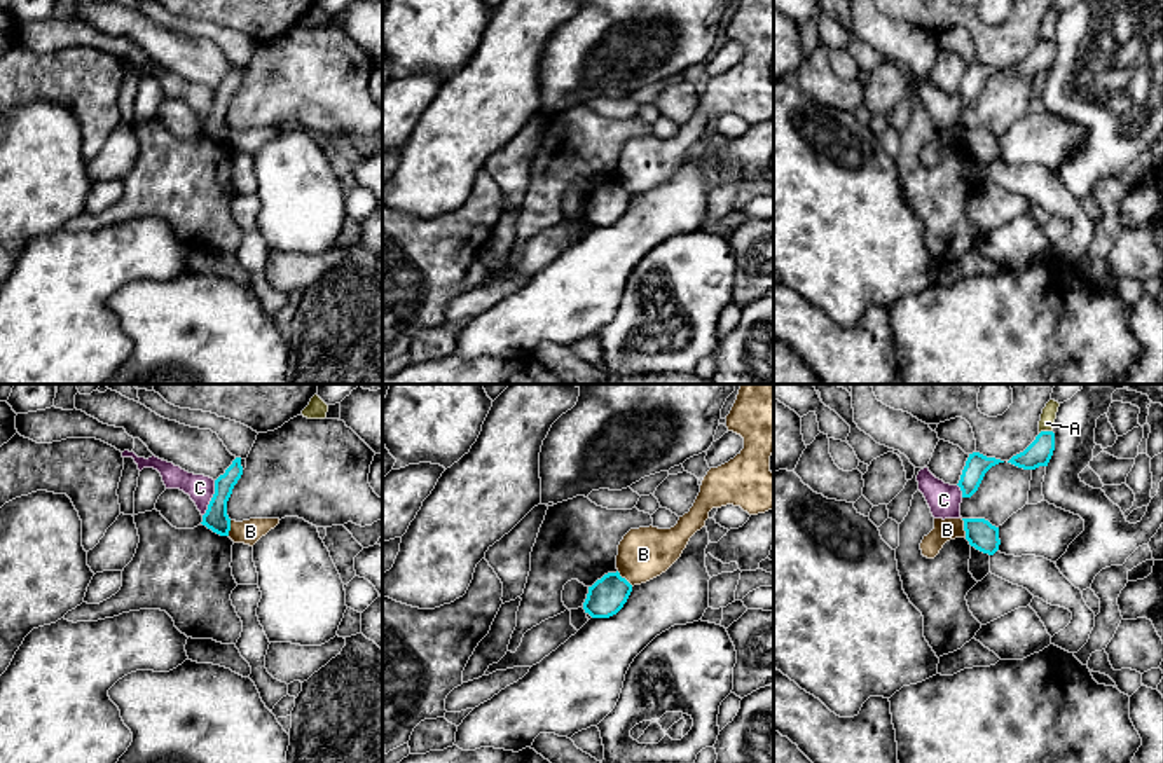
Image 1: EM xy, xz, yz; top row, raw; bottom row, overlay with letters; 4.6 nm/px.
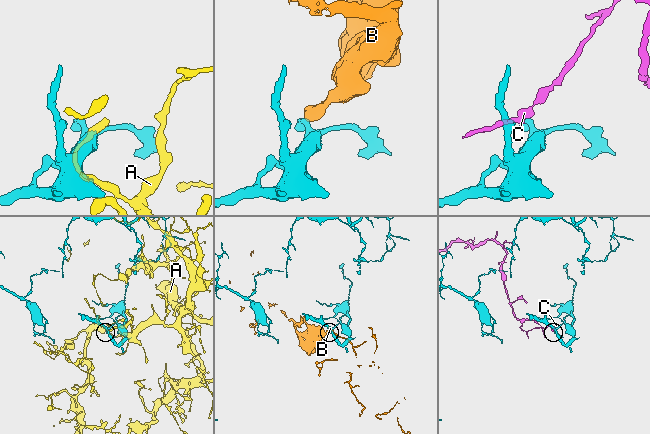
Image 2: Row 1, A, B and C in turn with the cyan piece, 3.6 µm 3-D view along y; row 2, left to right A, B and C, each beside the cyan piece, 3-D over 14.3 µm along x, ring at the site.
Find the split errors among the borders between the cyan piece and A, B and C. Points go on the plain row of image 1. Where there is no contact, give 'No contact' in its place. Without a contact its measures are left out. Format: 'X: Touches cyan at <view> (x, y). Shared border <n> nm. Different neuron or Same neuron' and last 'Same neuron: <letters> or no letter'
A: Touches cyan at yz (1045, 41). Shared border 70 nm. Different neuron
B: Touches cyan at yz (964, 137). Shared border 90 nm. Different neuron
C: Touches cyan at xy (212, 107). Shared border 180 nm. Different neuron
Same neuron: no letter

